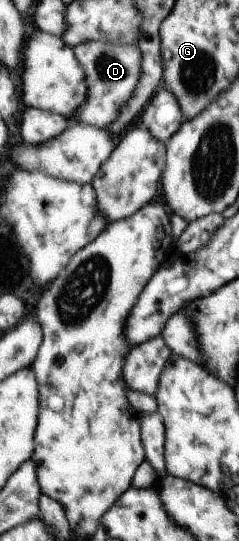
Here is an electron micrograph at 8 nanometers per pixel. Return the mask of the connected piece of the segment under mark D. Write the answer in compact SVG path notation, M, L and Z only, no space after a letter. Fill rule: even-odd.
M85 41L71 48L84 72L86 99L72 113L69 123L93 125L102 130L118 117L122 105L132 97L140 75L140 51L137 45L116 45L110 41Z

